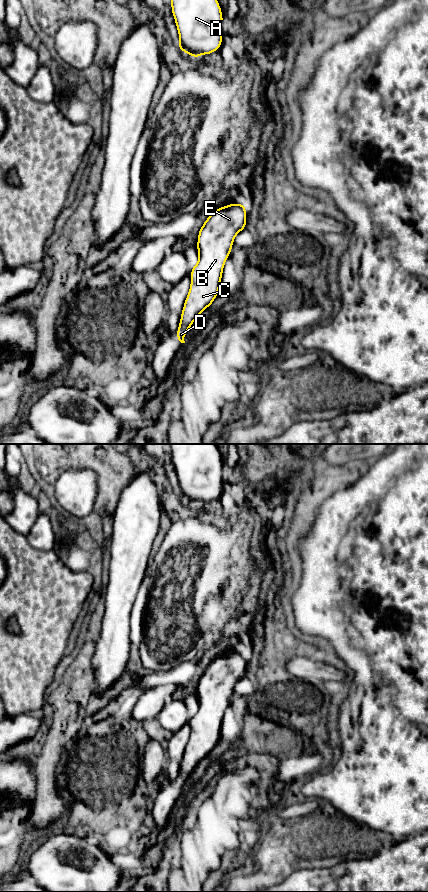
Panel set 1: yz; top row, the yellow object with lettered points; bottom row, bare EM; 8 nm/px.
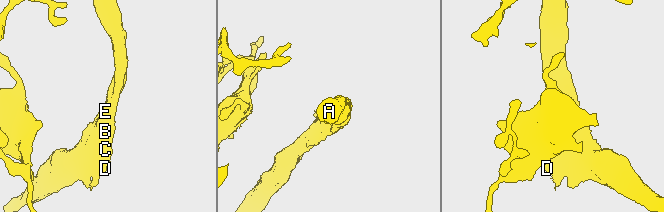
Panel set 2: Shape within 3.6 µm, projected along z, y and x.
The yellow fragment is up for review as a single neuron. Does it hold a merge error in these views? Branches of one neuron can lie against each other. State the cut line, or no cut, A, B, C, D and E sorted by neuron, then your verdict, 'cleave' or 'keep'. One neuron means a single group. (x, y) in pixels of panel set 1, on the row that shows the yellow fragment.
no cut; A B C D E; keep

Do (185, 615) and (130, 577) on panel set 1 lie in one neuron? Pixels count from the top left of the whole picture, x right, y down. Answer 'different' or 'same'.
different

